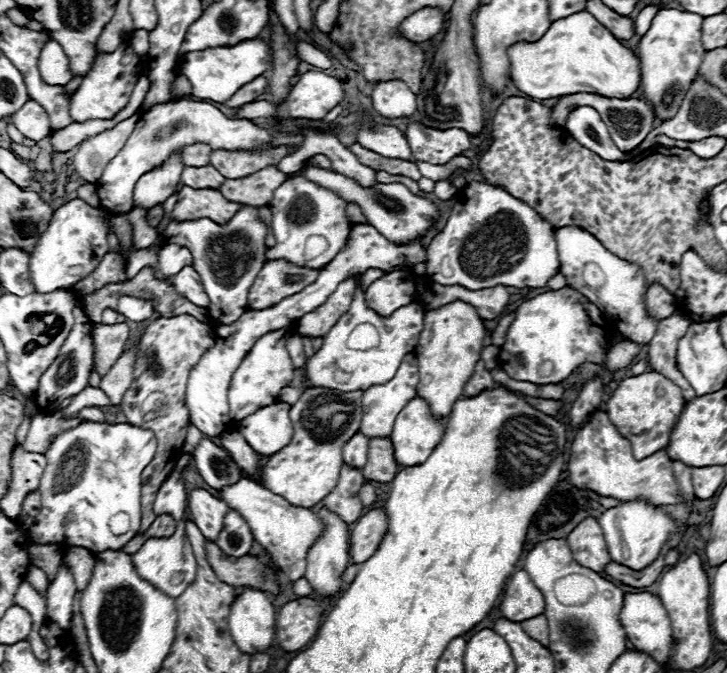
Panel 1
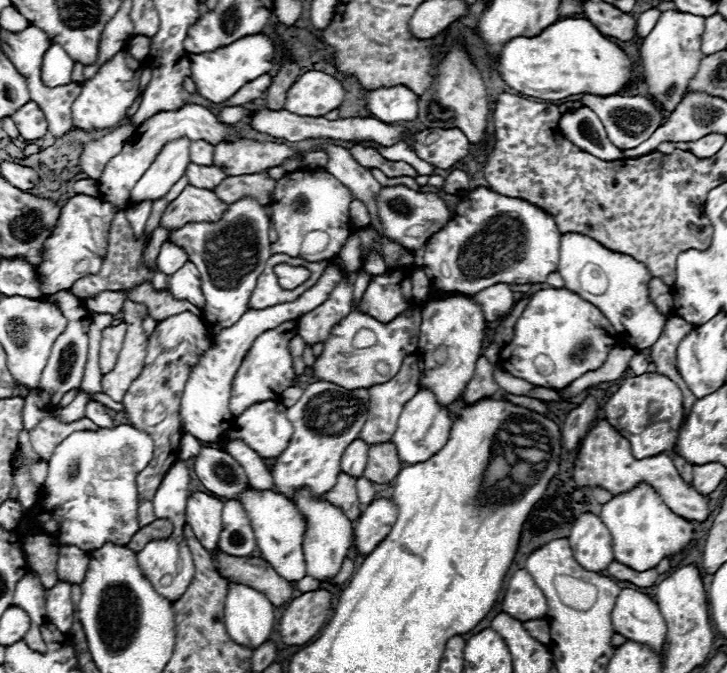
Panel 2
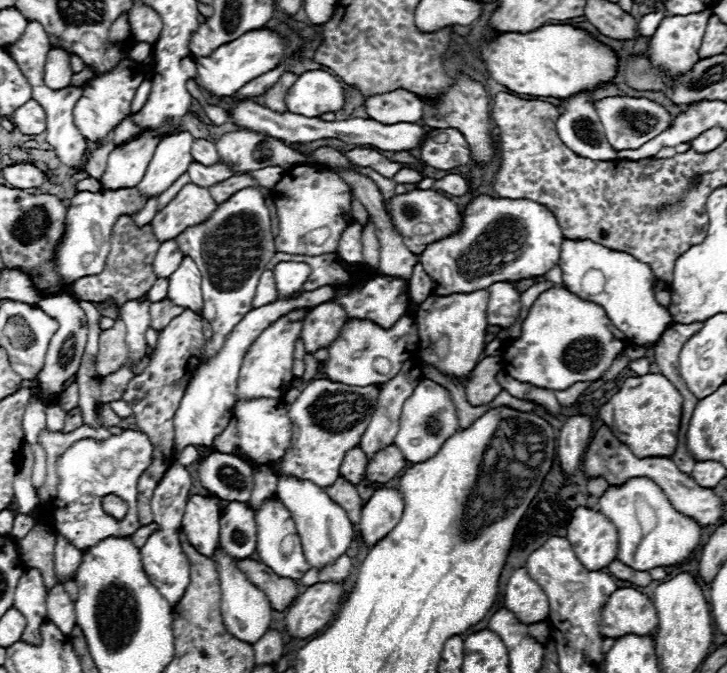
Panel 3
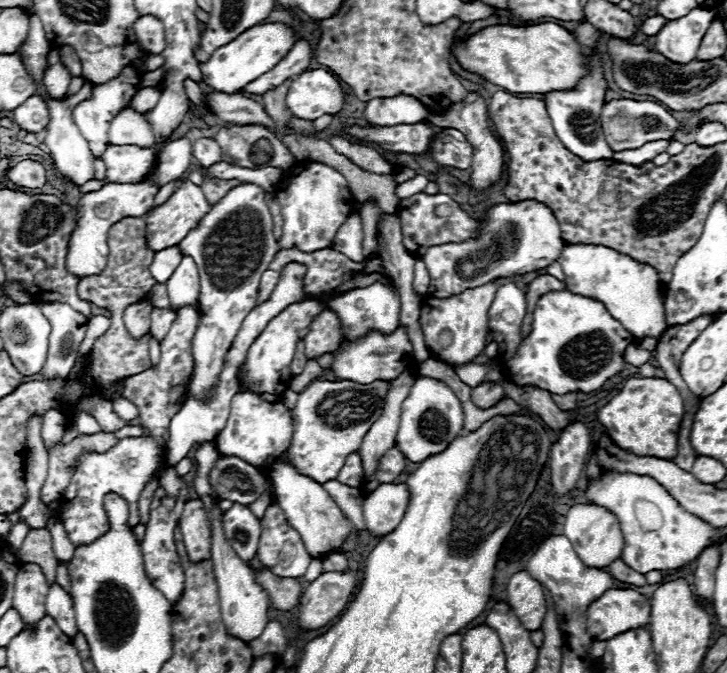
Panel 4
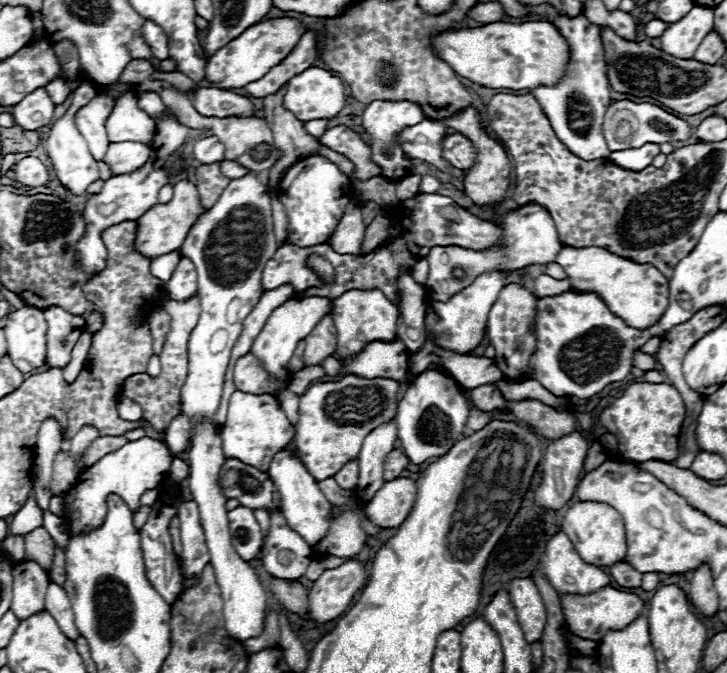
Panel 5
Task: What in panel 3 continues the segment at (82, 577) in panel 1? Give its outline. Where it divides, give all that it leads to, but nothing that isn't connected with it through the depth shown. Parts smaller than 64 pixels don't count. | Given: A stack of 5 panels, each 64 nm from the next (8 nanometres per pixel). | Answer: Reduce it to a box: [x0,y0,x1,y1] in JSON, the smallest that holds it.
[54,534,82,580]

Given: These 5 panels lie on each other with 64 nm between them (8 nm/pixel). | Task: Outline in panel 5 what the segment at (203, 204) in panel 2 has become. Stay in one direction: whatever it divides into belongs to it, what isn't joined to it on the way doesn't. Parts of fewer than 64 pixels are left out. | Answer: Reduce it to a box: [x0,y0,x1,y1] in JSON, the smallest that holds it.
[136,180,206,258]

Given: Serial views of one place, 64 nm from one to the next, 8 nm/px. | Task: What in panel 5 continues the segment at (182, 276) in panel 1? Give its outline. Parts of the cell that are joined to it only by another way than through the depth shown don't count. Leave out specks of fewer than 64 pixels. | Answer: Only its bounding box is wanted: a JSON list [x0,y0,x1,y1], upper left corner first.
[164,256,198,302]

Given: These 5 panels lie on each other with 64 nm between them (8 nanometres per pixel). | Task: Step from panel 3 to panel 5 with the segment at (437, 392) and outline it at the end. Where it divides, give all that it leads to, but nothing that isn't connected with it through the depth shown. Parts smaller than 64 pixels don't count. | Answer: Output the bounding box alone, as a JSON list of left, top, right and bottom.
[398,370,468,464]

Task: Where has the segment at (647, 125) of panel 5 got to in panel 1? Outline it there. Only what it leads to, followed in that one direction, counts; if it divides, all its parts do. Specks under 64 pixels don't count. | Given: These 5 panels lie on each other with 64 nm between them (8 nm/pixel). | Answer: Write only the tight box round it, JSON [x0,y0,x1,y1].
[550,94,654,152]

